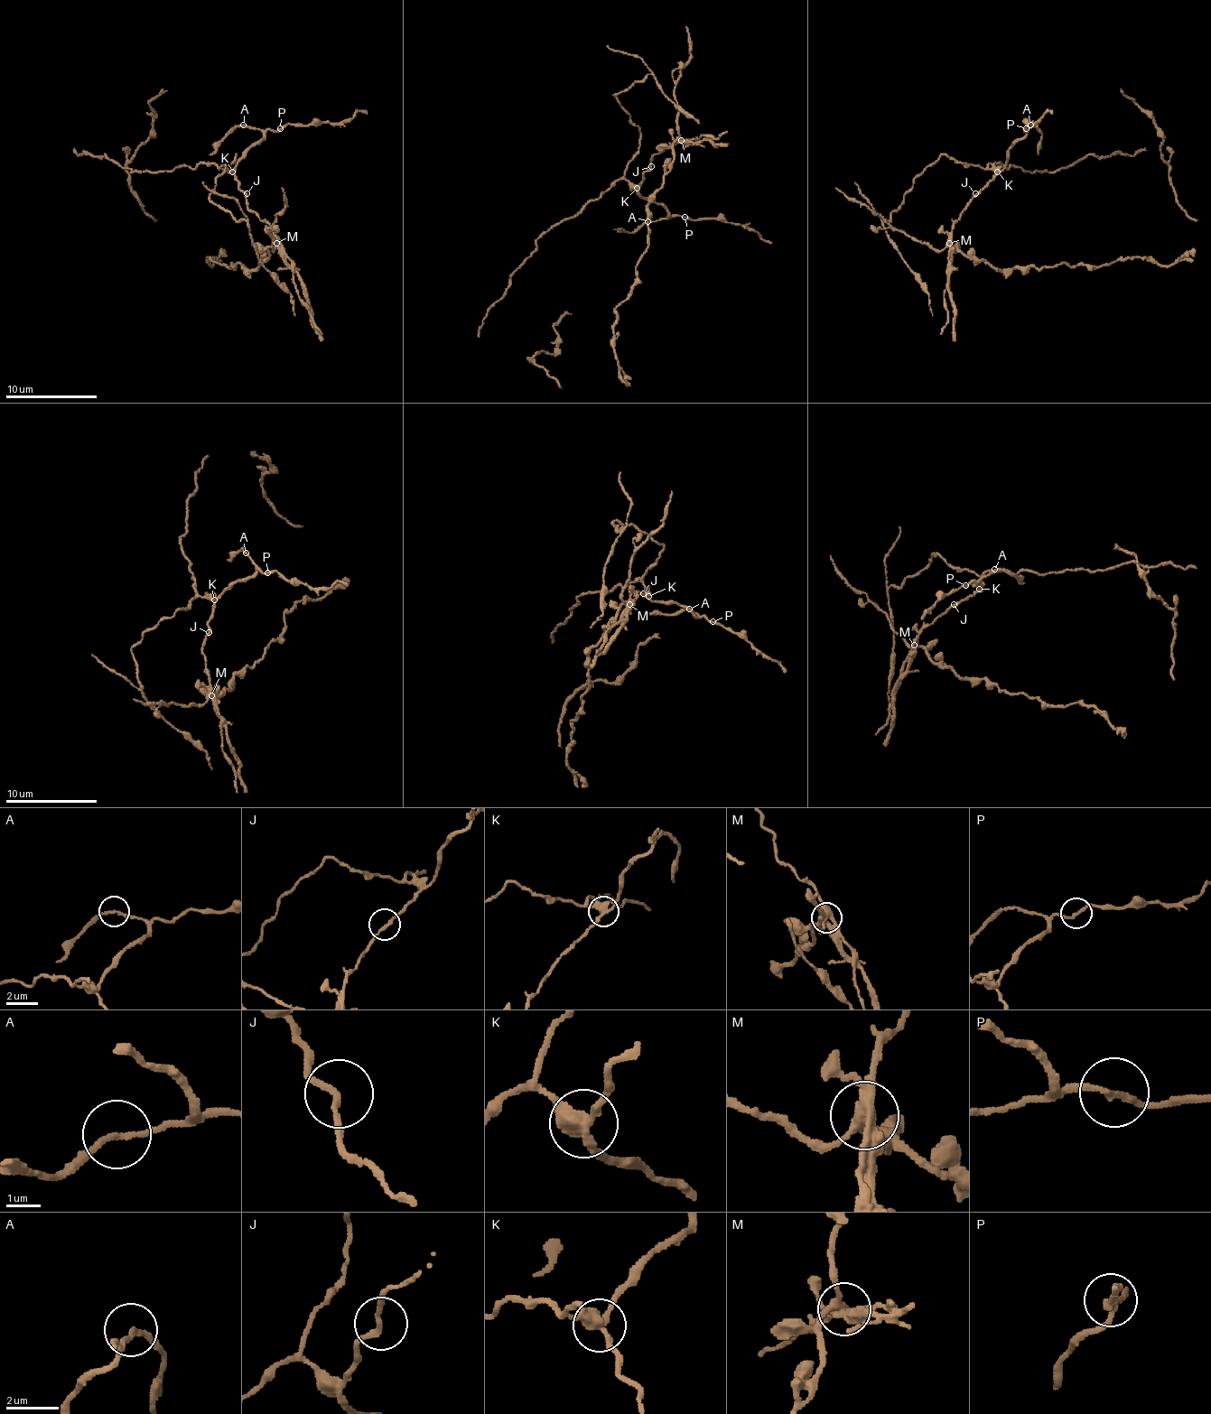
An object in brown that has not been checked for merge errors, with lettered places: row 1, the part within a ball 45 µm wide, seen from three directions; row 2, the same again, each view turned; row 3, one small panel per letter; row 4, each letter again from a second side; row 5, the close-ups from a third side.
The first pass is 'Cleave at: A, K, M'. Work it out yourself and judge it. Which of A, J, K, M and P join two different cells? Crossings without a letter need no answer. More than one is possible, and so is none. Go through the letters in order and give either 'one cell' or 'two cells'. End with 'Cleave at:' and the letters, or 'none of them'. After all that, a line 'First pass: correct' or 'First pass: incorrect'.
A: two cells
J: one cell
K: two cells
M: two cells
P: one cell
Cleave at: A, K, M
First pass: correct

